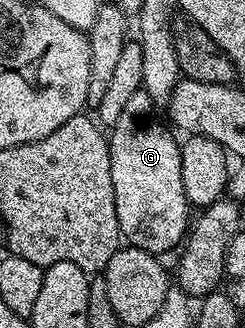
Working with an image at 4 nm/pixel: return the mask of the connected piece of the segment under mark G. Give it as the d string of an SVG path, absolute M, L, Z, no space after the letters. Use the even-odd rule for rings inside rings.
M145 91L130 95L126 107L122 107L122 115L118 115L118 123L111 126L108 142L110 179L114 183L114 203L118 211L121 238L128 245L138 247L142 251L163 255L173 252L185 240L190 229L190 206L186 199L186 191L182 187L181 142L175 141L168 134L169 126L164 126L156 118L152 106L154 100Z

